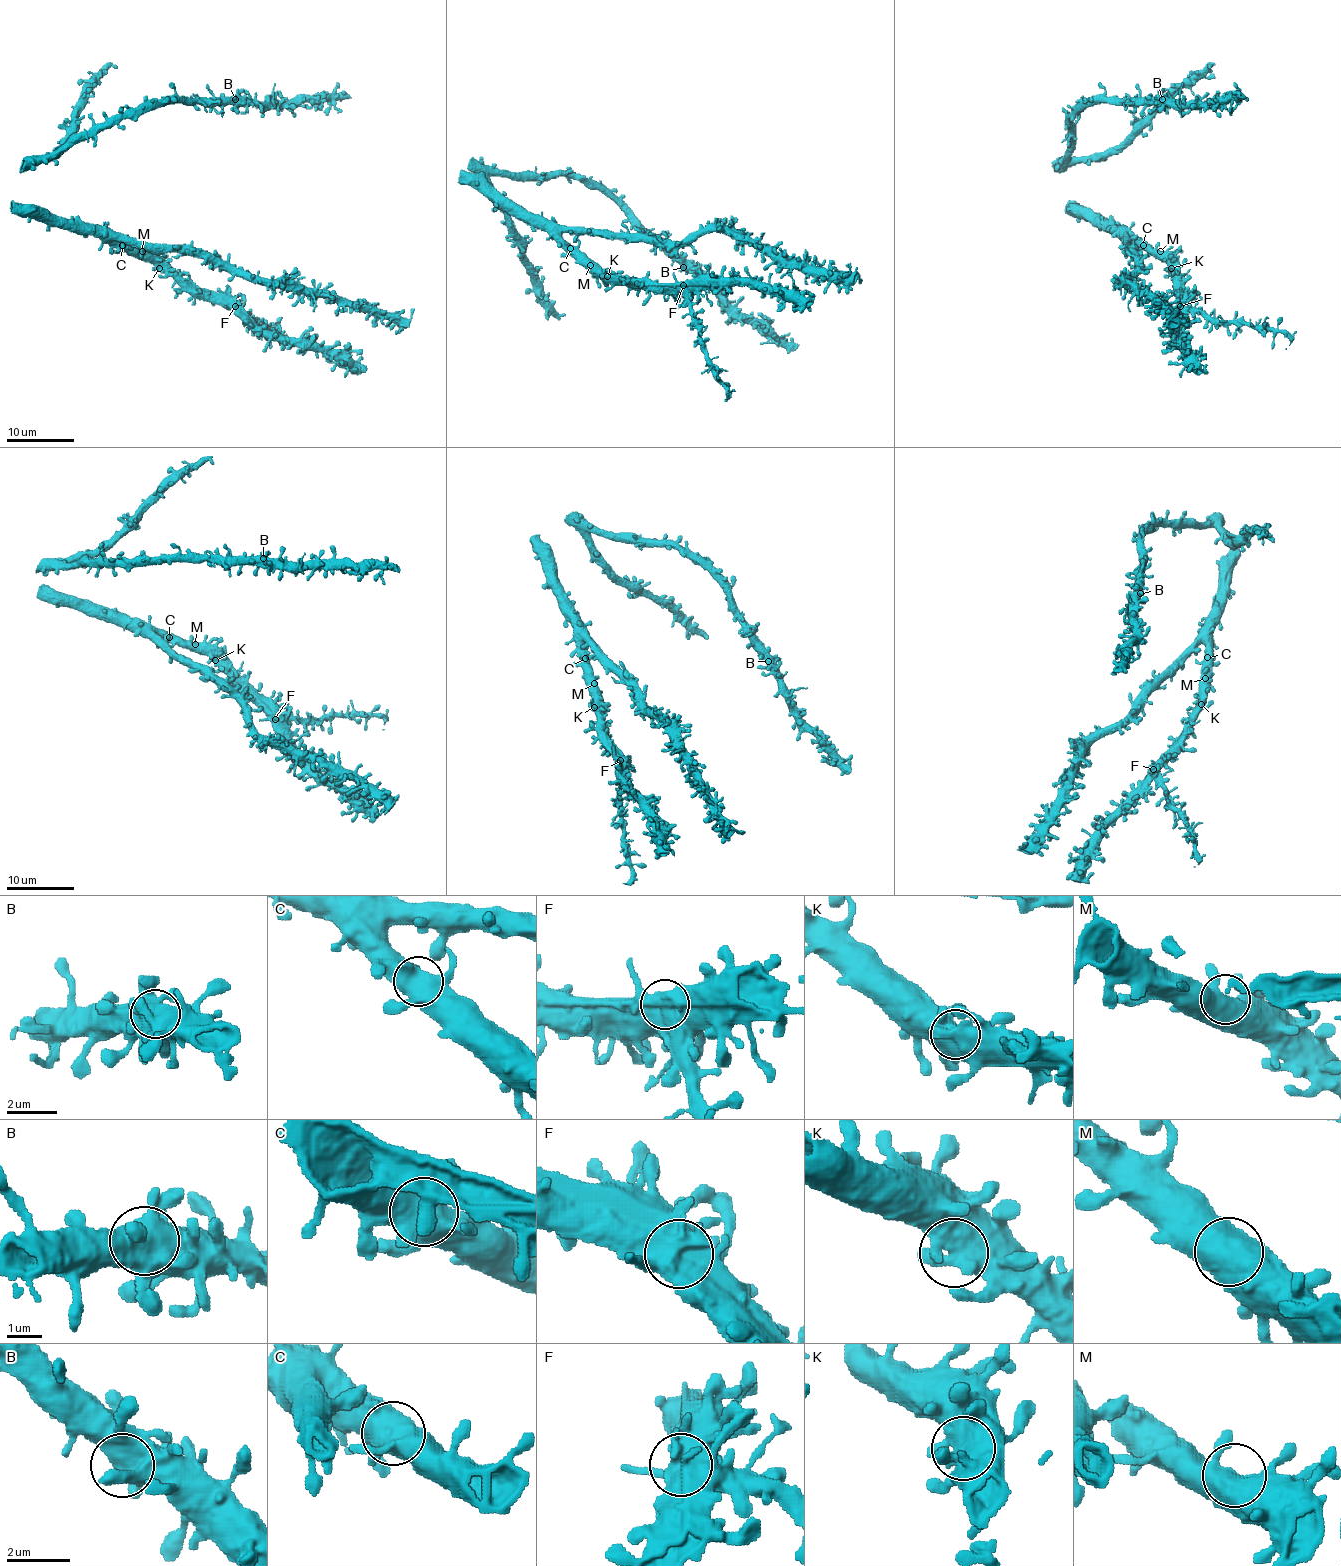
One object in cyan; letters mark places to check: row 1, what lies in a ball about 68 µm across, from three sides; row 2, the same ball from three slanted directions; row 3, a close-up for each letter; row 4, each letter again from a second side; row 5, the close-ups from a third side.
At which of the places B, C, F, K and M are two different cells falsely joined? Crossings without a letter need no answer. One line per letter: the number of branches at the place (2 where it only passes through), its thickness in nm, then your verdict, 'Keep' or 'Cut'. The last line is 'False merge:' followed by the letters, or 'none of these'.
B: Branches: 3. Thickness 550 nm. Keep
C: Branches: 2. Thickness 750 nm. Keep
F: Branches: 2. Thickness 750 nm. Keep
K: Branches: 2. Thickness 700 nm. Keep
M: Branches: 2. Thickness 650 nm. Keep
False merge: none of these

